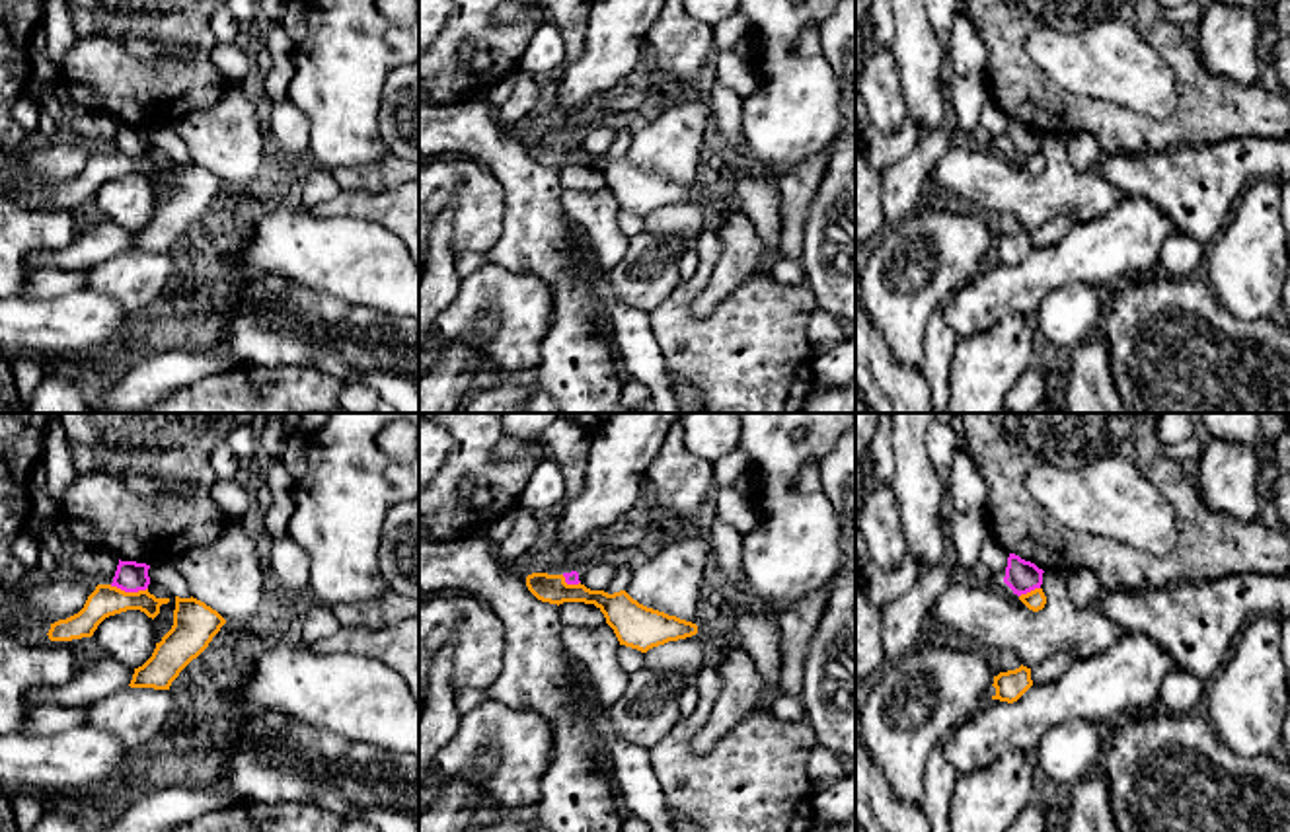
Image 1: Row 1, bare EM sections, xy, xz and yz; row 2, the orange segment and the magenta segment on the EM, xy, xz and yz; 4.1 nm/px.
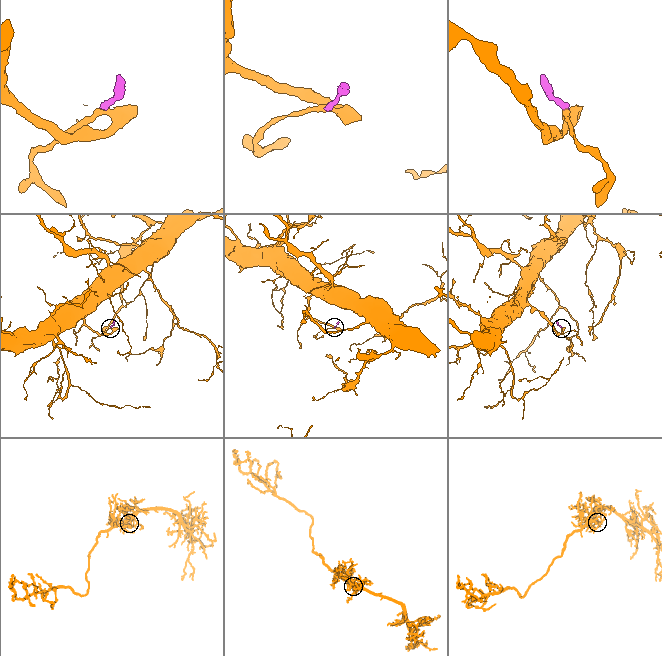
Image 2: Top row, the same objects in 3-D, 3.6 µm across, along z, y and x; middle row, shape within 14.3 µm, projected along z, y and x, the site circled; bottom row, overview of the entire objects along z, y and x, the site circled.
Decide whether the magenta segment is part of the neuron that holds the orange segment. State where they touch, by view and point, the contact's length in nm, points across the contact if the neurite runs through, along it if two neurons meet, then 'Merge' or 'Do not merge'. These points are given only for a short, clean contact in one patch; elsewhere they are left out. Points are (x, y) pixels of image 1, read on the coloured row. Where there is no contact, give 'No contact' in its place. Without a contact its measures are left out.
Touches orange at xy (129, 593). Shared border 160 nm. Boundary: xy (110, 585), (121, 591), (147, 589). Do not merge

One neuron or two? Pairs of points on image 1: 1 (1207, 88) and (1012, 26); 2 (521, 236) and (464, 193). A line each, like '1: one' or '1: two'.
1: one
2: two

